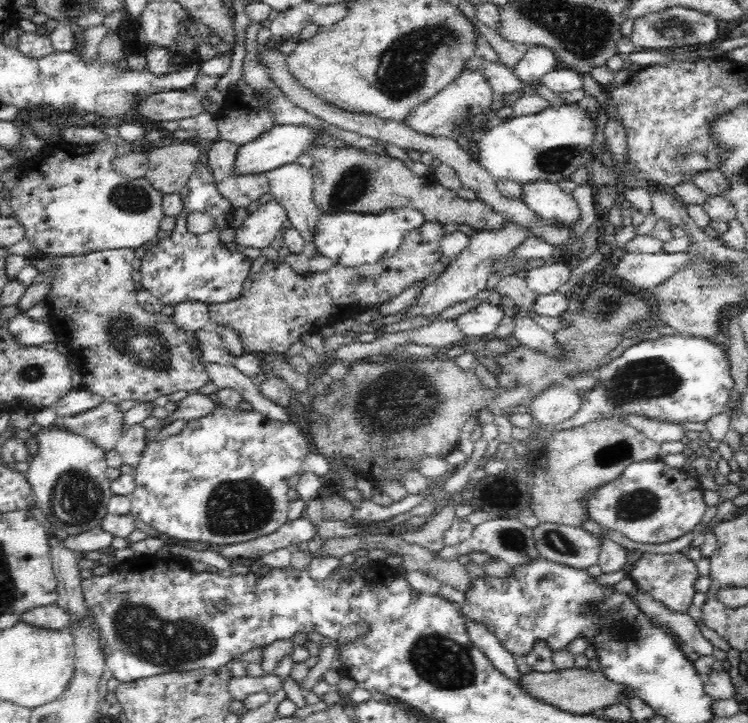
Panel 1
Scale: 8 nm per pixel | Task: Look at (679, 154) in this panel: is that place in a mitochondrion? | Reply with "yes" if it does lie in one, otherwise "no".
yes

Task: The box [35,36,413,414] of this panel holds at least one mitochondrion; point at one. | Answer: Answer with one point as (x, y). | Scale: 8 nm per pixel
(139, 344)

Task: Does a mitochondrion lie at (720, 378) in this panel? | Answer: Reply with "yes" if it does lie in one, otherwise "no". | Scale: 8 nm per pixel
no

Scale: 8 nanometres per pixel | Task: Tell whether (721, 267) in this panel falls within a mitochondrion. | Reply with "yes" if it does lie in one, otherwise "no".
yes

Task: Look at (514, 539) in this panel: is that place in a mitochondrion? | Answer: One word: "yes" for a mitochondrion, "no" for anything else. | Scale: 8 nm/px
yes

